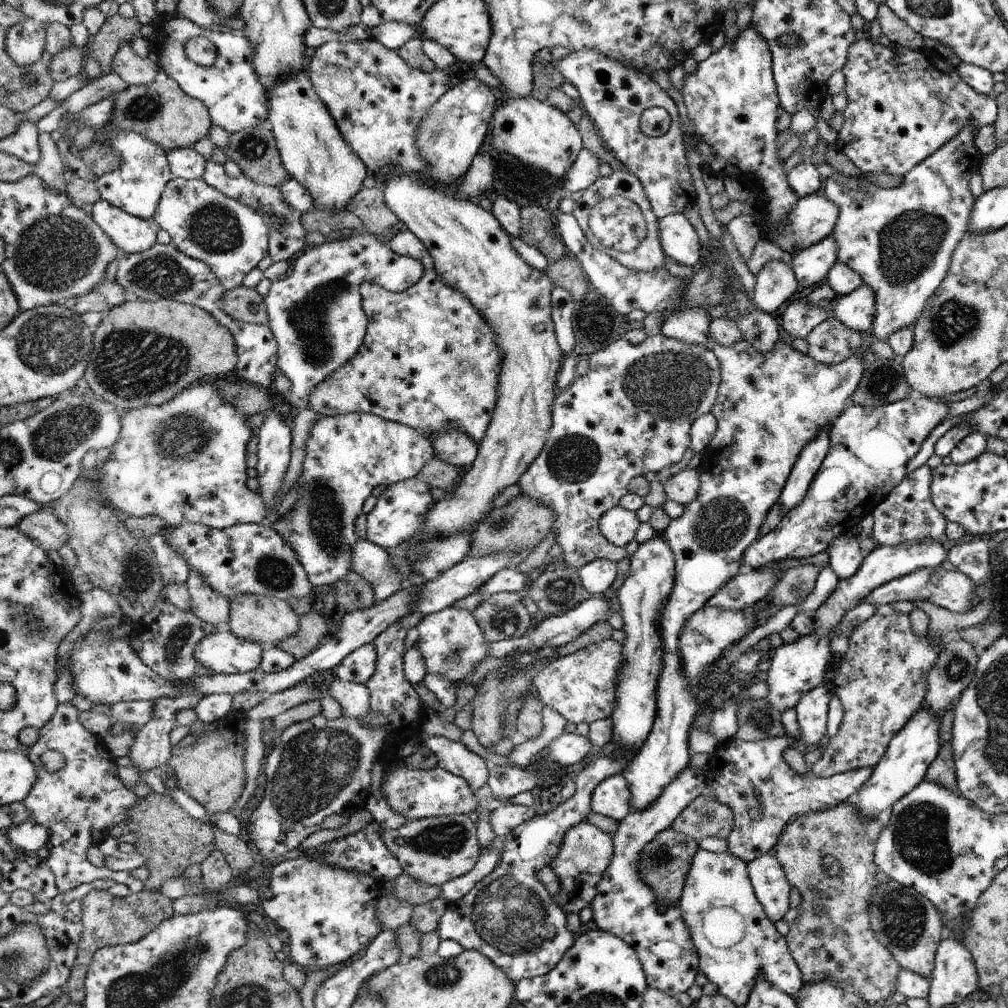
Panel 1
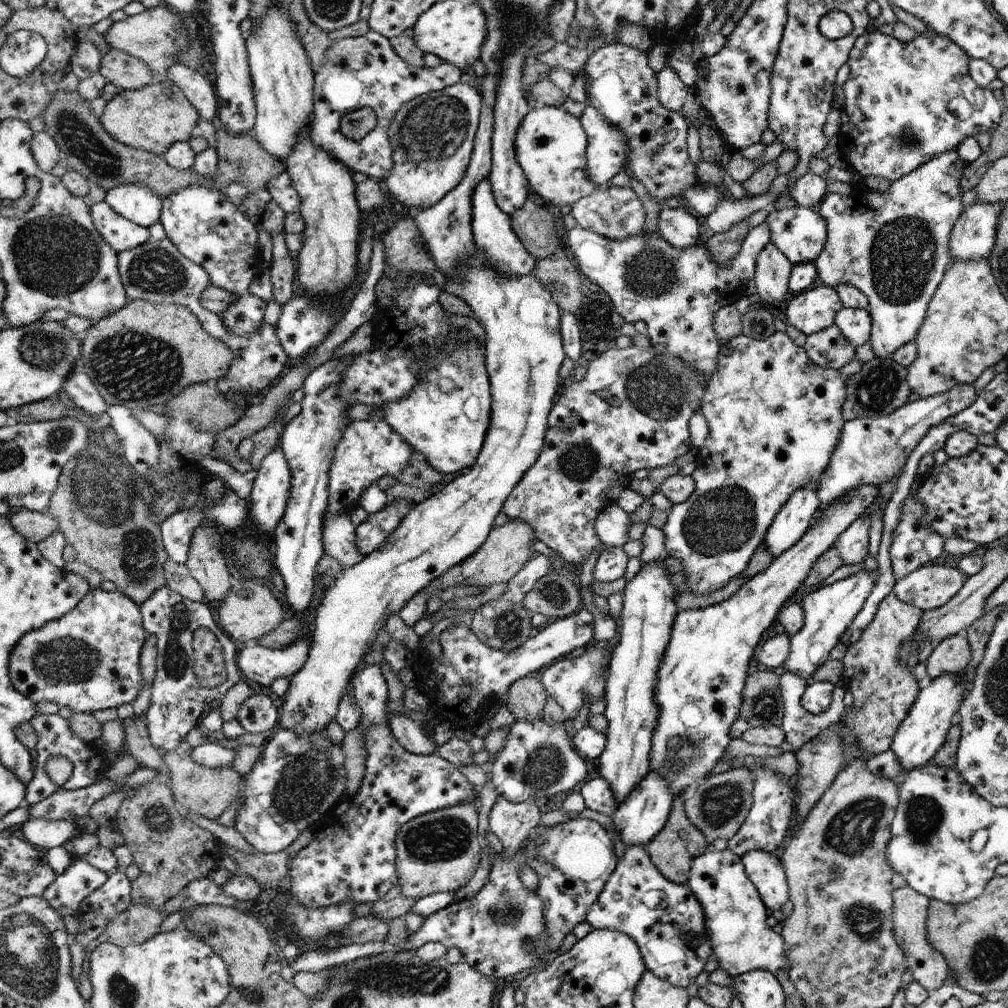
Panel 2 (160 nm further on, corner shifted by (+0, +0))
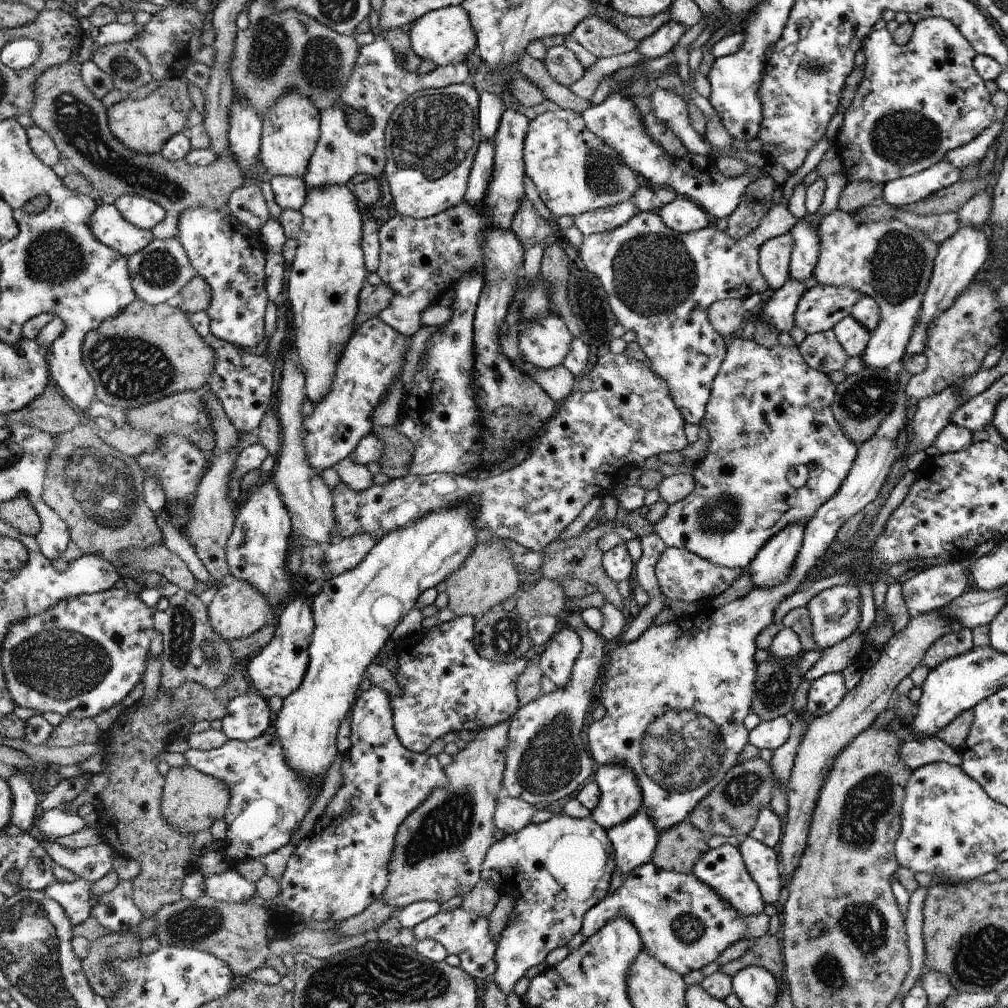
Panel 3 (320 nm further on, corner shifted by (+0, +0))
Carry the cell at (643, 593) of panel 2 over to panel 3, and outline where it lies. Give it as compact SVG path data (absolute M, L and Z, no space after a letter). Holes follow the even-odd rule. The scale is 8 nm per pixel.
M600 765L593 781L602 790L602 798L588 817L606 832L626 823L643 806L643 792L635 773L625 765Z

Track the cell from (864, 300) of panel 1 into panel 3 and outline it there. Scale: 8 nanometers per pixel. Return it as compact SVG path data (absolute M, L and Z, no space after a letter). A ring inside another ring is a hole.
M851 314L838 322L833 331L849 358L863 356L863 352L868 346L871 332L864 328Z

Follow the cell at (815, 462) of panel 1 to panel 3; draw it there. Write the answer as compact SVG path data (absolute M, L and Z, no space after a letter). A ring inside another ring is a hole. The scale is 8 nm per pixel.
M800 522L789 525L751 560L748 568L753 588L775 587L787 580L802 548L804 526Z

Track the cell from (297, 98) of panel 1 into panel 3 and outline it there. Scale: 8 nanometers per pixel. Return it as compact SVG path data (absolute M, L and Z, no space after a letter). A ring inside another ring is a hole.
M331 185L308 191L299 210L303 214L303 223L297 236L298 247L294 259L288 265L284 292L285 301L290 309L291 324L295 330L294 348L299 355L299 365L305 374L305 395L313 406L322 403L331 392L343 351L357 330L360 290L366 282L366 274L369 274L364 268L360 207L352 187Z

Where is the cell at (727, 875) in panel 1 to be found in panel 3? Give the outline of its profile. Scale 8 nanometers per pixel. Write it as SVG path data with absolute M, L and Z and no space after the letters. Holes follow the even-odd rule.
M723 844L718 848L709 849L695 864L693 873L723 896L723 899L729 900L731 905L743 915L760 914L764 910L763 896L760 896L761 890L758 890L759 886L756 886L756 881L747 868L739 847Z

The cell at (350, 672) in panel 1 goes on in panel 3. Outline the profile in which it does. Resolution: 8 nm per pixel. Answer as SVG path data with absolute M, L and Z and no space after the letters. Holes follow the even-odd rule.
M372 684L368 691L360 693L349 718L352 746L343 755L340 764L342 783L329 800L323 814L328 816L328 826L334 828L334 836L320 836L320 827L315 824L311 833L296 845L292 856L287 860L285 871L279 880L280 895L283 904L305 921L343 921L359 915L380 899L388 884L388 863L400 823L424 802L433 788L447 783L444 767L440 766L436 756L413 753L404 746L393 727L393 715L390 696L386 690Z

